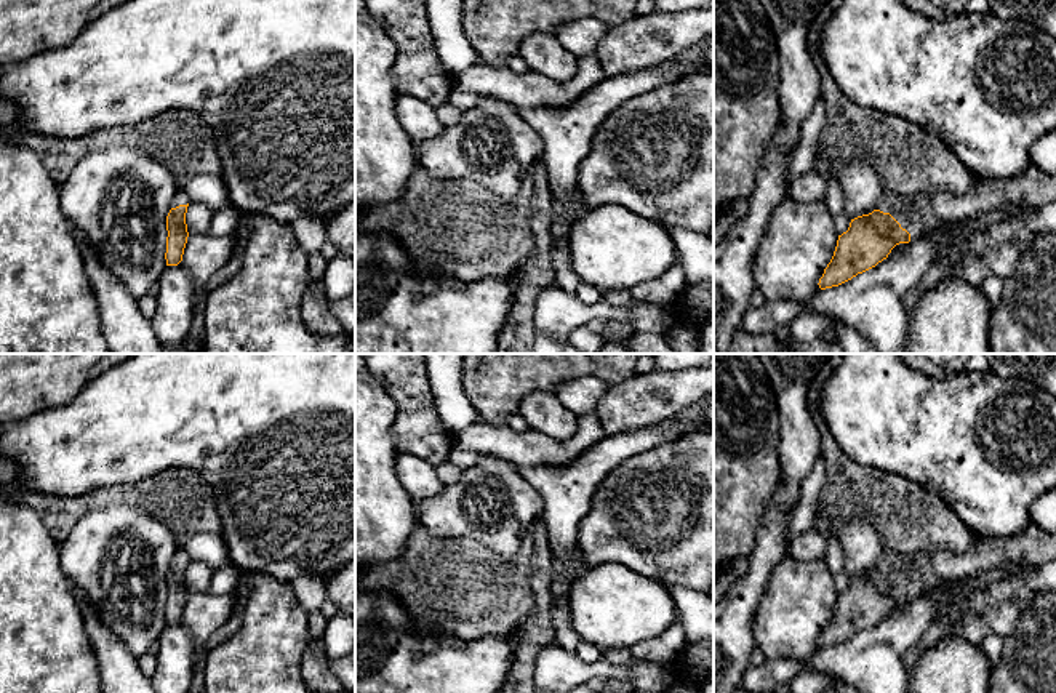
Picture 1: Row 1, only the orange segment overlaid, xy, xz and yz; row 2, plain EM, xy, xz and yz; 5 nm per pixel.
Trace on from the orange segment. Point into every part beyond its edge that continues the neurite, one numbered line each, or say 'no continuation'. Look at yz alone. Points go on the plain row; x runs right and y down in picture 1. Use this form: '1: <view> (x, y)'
1: yz (919, 572)

